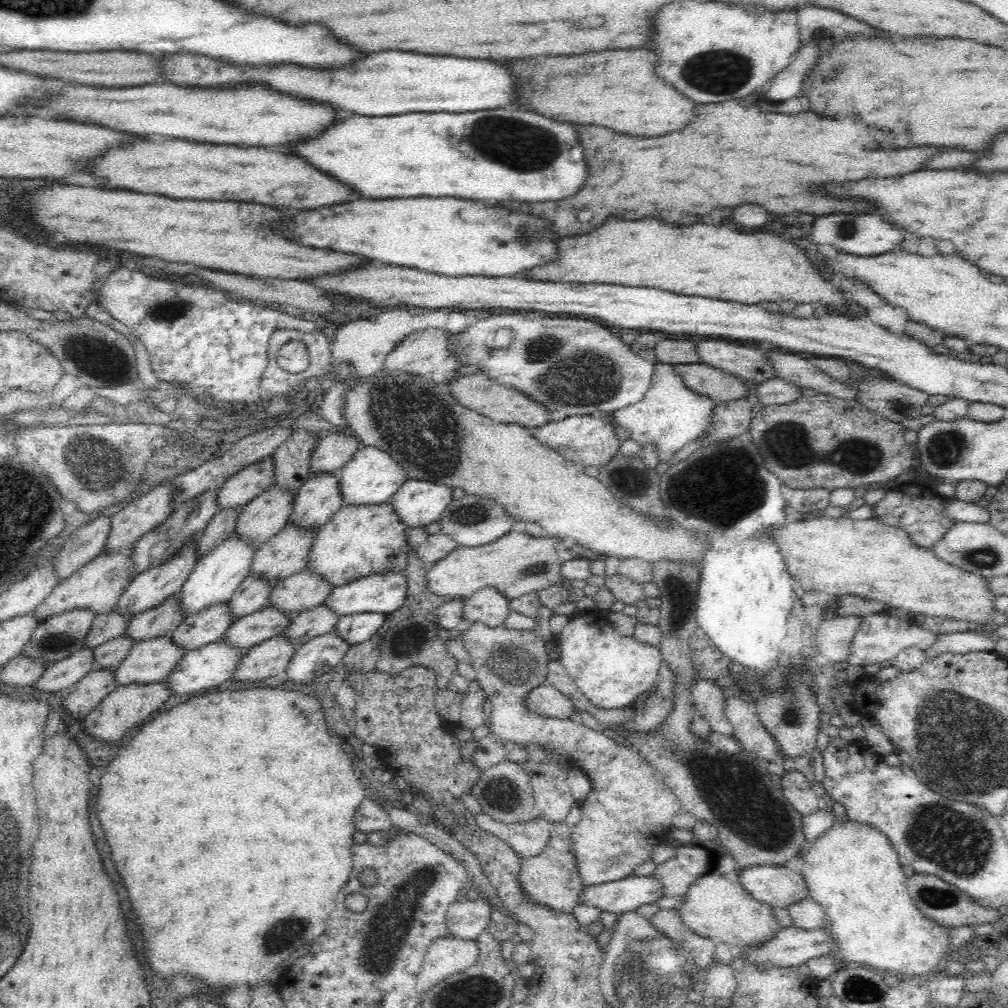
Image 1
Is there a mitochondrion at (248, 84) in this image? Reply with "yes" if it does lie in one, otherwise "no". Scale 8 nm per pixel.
no

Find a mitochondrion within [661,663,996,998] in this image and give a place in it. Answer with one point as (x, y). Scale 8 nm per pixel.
(939, 834)

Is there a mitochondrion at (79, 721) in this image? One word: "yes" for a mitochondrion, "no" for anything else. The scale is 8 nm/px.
no

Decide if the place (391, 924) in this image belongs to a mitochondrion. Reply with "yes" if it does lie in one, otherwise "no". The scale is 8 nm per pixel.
yes

